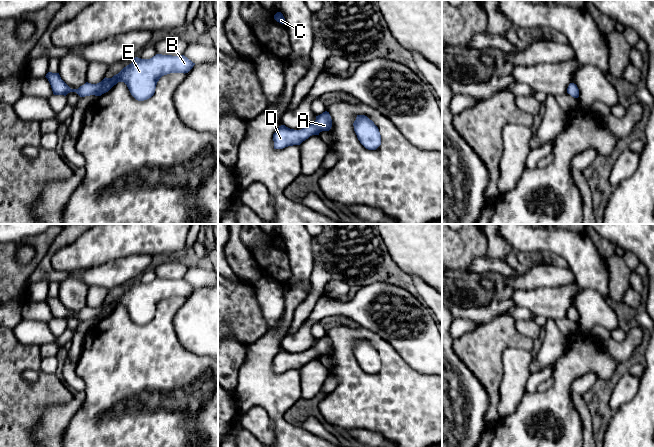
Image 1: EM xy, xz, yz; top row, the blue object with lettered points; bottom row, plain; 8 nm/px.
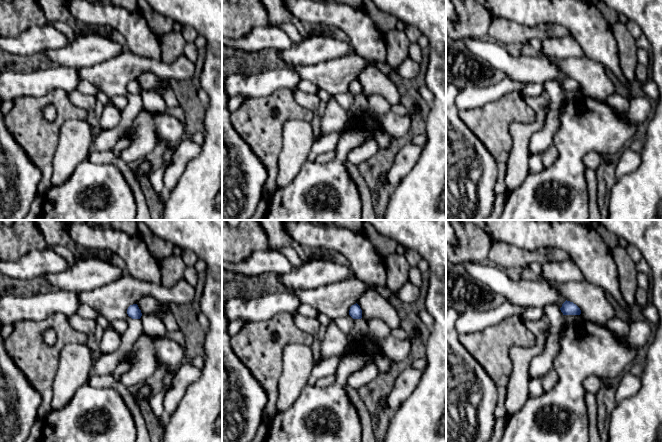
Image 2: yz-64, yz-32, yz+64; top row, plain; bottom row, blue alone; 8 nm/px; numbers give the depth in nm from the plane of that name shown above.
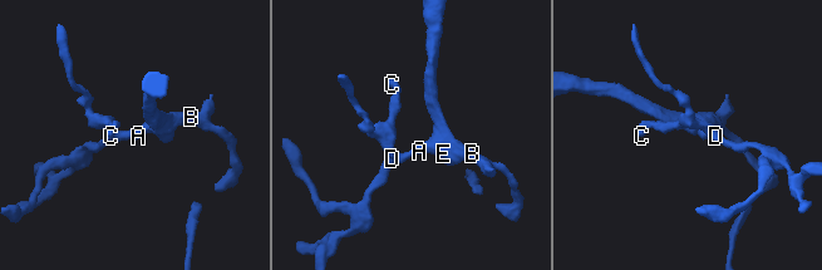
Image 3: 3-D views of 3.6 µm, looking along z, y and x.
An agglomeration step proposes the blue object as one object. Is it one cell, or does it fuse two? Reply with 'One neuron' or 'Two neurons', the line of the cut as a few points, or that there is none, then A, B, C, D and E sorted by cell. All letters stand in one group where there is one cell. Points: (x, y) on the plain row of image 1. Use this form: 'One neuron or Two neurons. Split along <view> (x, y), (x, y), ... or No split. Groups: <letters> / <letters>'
One neuron. No split. Groups: A B C D E

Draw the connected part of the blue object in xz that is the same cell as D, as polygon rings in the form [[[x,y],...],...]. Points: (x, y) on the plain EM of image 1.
[[[327,335],[316,340],[314,347],[300,354],[290,353],[285,349],[281,349],[273,358],[274,373],[283,373],[288,370],[300,369],[310,360],[319,359],[322,355],[329,355],[331,351],[332,343]]]

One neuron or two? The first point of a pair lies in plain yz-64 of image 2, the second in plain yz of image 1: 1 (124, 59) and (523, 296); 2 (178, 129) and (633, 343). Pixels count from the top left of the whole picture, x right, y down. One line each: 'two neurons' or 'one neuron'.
1: one neuron
2: one neuron

